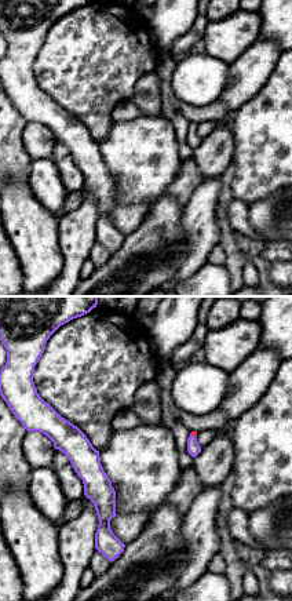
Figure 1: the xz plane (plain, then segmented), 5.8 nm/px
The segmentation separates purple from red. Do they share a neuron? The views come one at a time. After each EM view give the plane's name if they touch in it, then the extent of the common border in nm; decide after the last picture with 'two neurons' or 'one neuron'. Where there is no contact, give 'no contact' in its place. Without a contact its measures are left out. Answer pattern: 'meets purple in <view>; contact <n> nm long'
meets purple in xz; contact 40 nm long

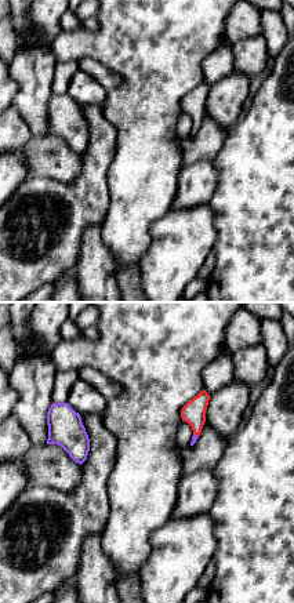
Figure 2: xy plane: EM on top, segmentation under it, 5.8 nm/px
meets purple in xy; contact 40 nm long

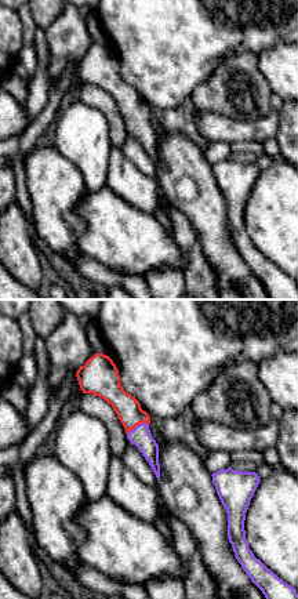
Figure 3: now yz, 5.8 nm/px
meets purple in yz; contact 140 nm long

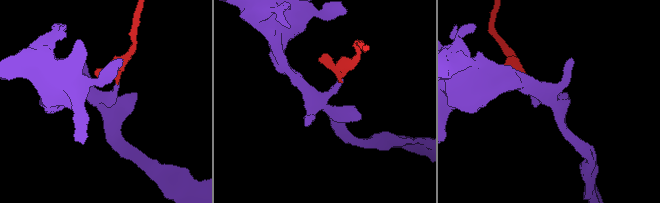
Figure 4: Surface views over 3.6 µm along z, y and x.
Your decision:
one neuron

